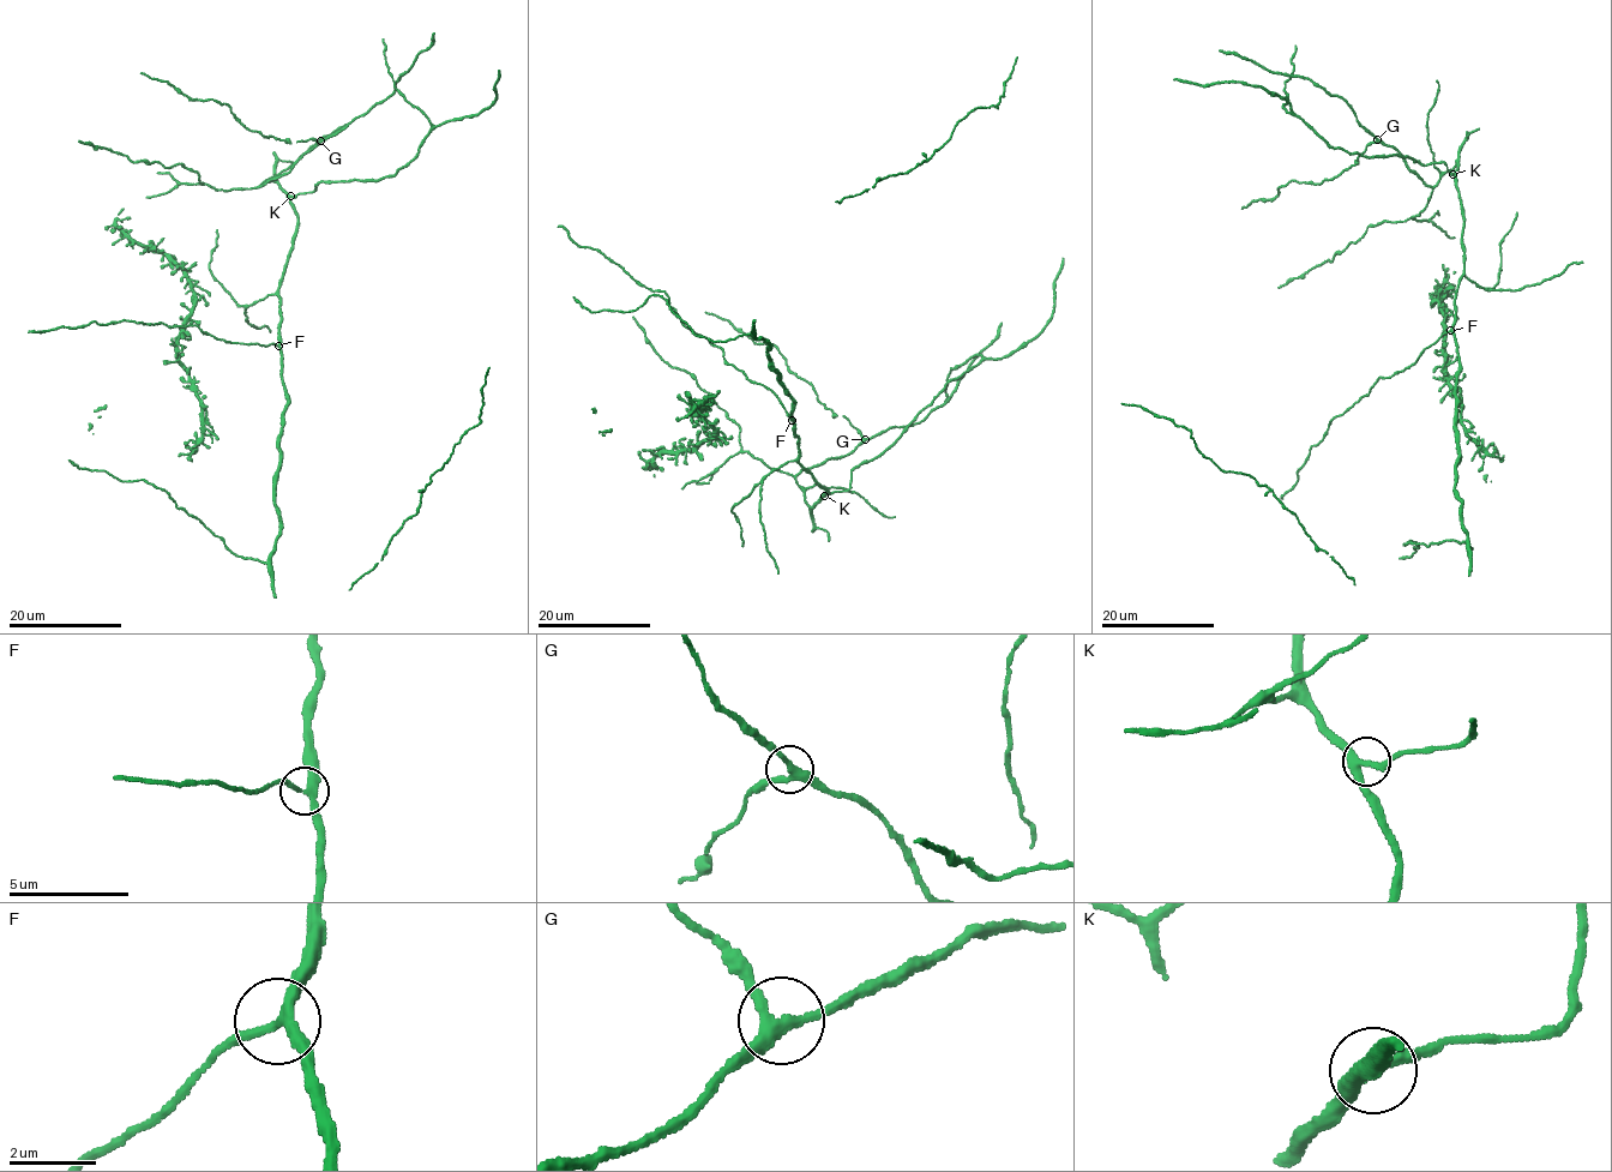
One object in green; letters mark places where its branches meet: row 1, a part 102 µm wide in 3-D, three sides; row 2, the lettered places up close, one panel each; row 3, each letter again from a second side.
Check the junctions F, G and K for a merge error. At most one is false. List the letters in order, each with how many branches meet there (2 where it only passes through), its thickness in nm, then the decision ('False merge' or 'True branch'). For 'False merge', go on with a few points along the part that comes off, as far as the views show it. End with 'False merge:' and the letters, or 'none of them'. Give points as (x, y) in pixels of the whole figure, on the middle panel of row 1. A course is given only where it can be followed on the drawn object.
F: Branches: 3. Thickness 240 nm. True branch
G: Branches: 3. Thickness 280 nm. True branch
K: Branches: 3. Thickness 320 nm. True branch
False merge: none of them

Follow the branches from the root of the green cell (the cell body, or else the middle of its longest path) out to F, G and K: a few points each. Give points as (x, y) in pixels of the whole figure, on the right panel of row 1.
F: (1455, 296), (1455, 324), (1450, 331)
G: (1455, 296), (1463, 271), (1463, 211), (1456, 186), (1457, 164), (1430, 186), (1409, 169), (1396, 150), (1377, 139)
K: (1455, 296), (1463, 271), (1465, 224), (1453, 174)

